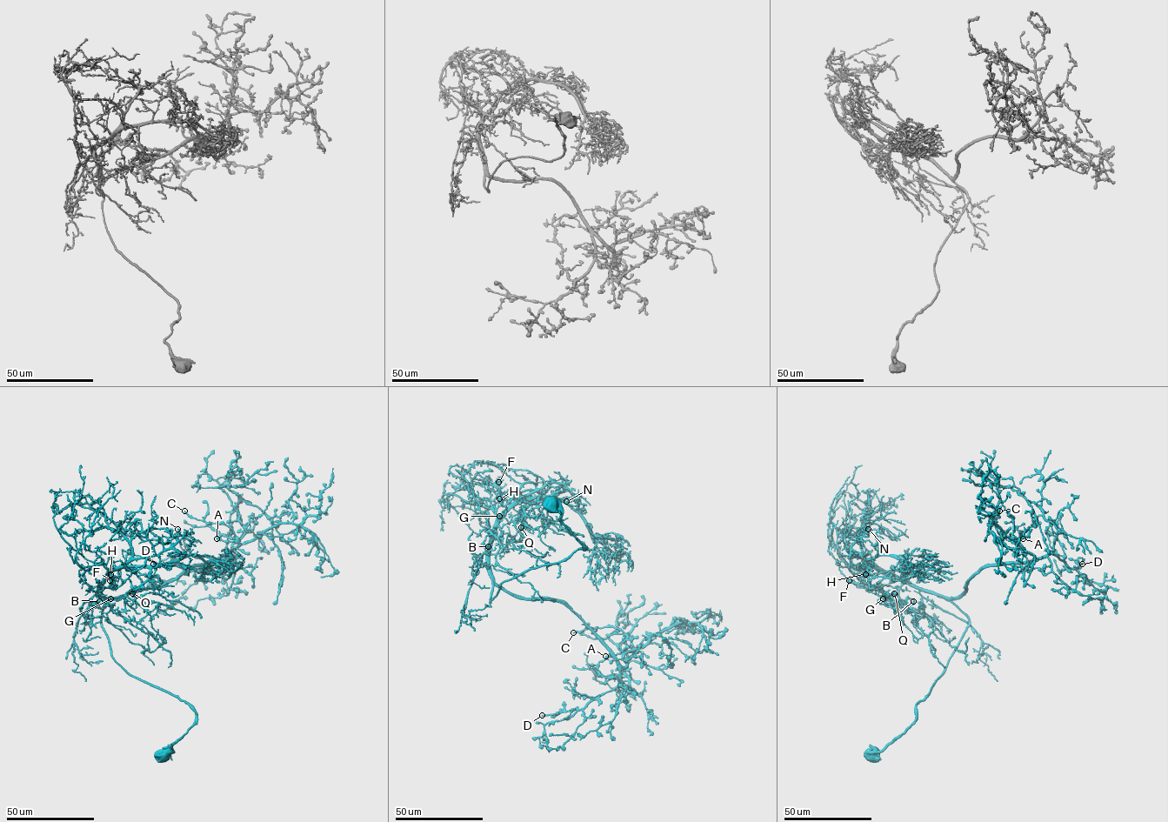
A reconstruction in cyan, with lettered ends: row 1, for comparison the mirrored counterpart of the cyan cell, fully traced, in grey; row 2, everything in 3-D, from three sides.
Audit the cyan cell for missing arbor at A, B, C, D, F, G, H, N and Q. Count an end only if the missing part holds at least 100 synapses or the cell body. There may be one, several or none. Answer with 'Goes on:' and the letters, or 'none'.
Goes on: D

